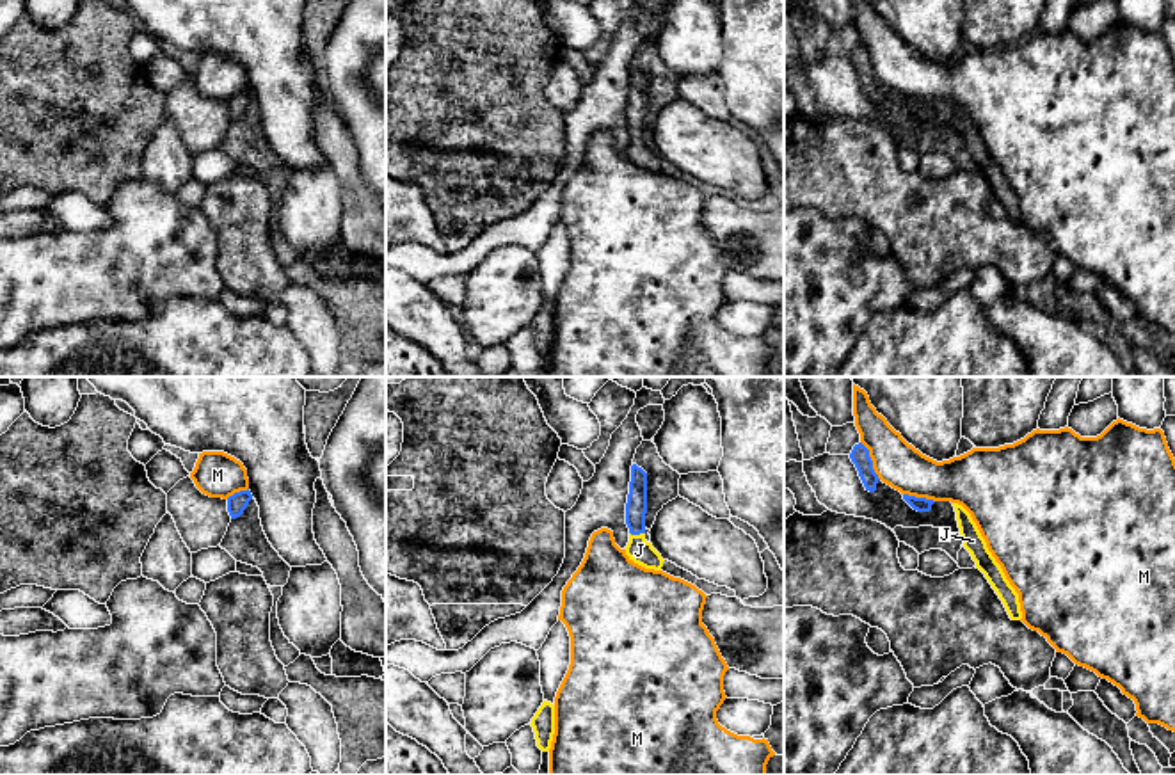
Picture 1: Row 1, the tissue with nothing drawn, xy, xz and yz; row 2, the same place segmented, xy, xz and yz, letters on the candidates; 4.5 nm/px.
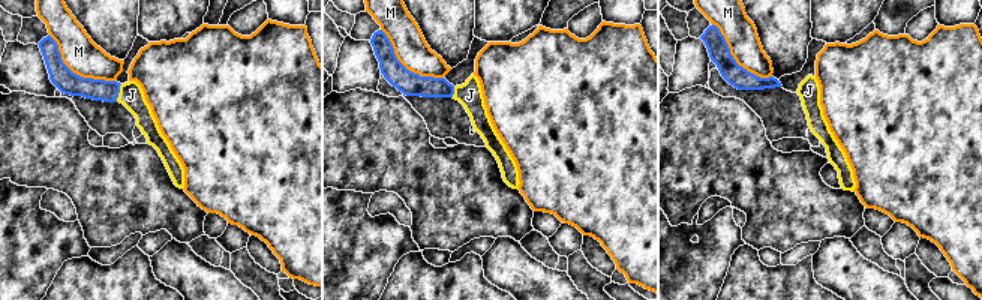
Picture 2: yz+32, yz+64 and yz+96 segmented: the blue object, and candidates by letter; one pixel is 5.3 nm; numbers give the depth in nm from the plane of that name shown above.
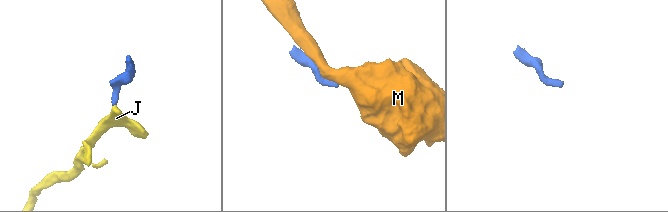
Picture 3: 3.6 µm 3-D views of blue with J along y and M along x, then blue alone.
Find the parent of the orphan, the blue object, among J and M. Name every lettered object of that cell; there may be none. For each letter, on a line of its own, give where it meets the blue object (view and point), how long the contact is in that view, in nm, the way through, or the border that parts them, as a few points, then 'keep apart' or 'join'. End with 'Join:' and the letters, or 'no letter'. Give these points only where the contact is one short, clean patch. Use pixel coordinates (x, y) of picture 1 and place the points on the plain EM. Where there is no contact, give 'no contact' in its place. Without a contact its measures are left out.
J: contact xz (637, 135); length 70 nm; way xz (637, 102), (637, 135), (639, 151); join
M: contact yz (871, 63); length 200 nm; keep apart
Join: J

